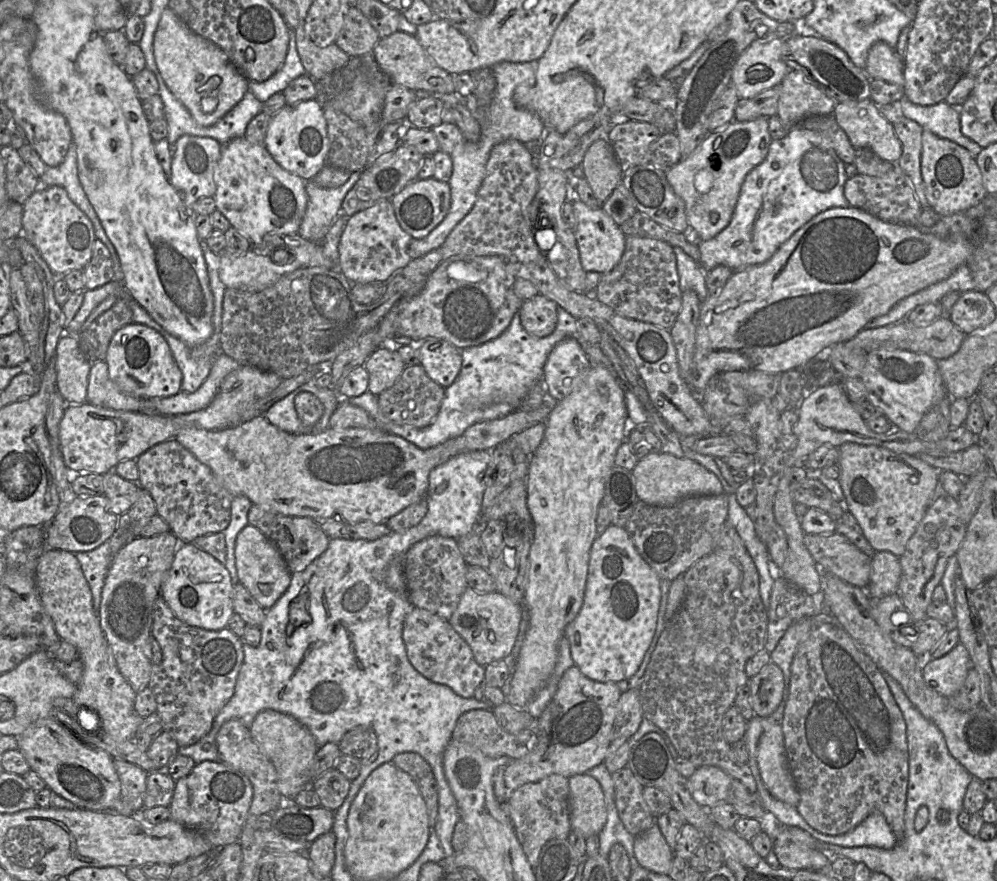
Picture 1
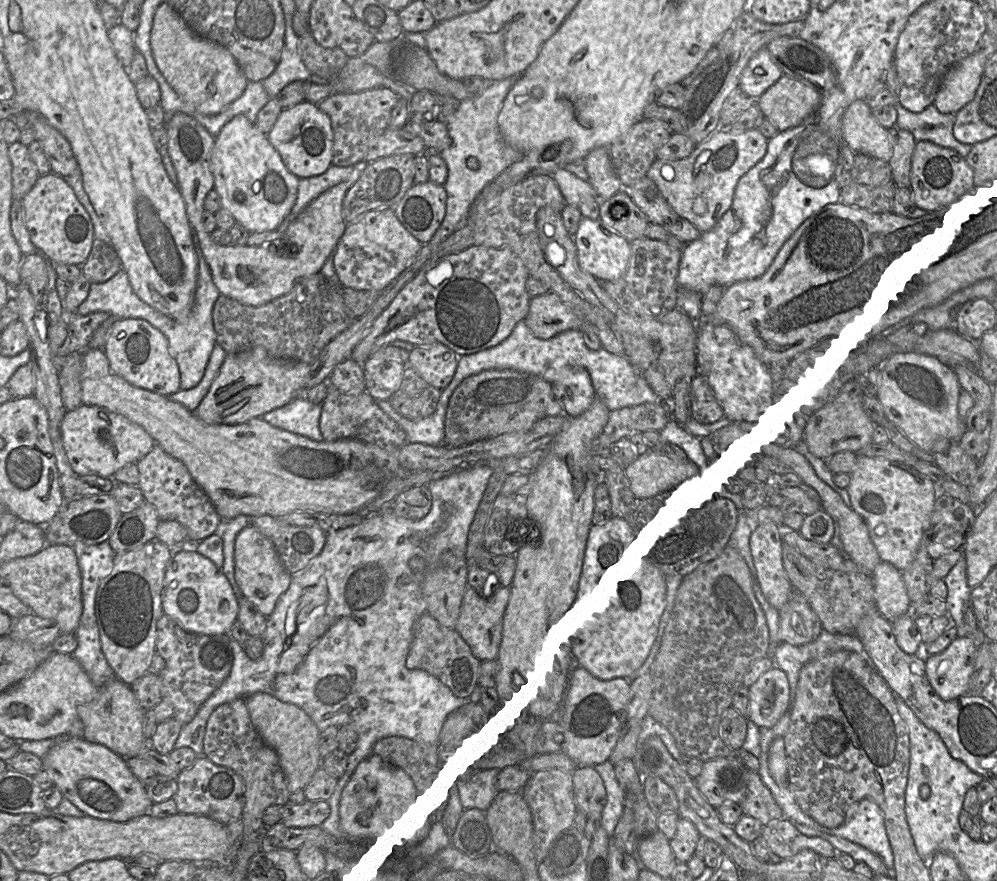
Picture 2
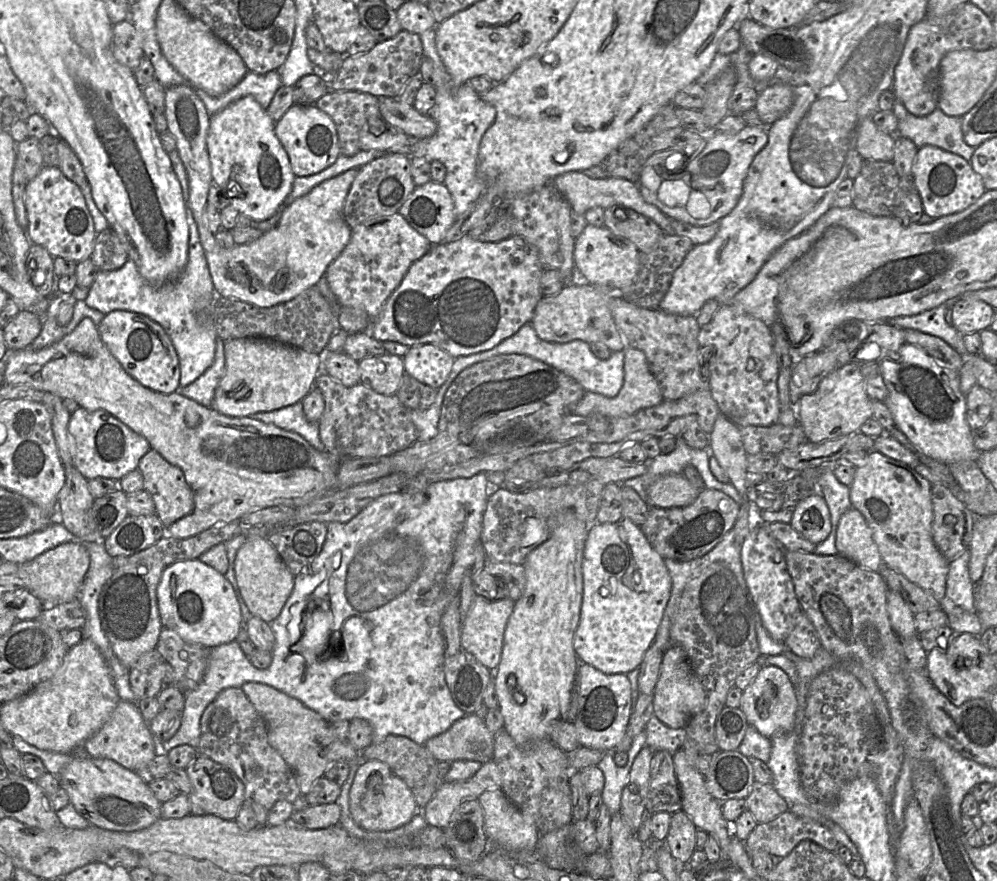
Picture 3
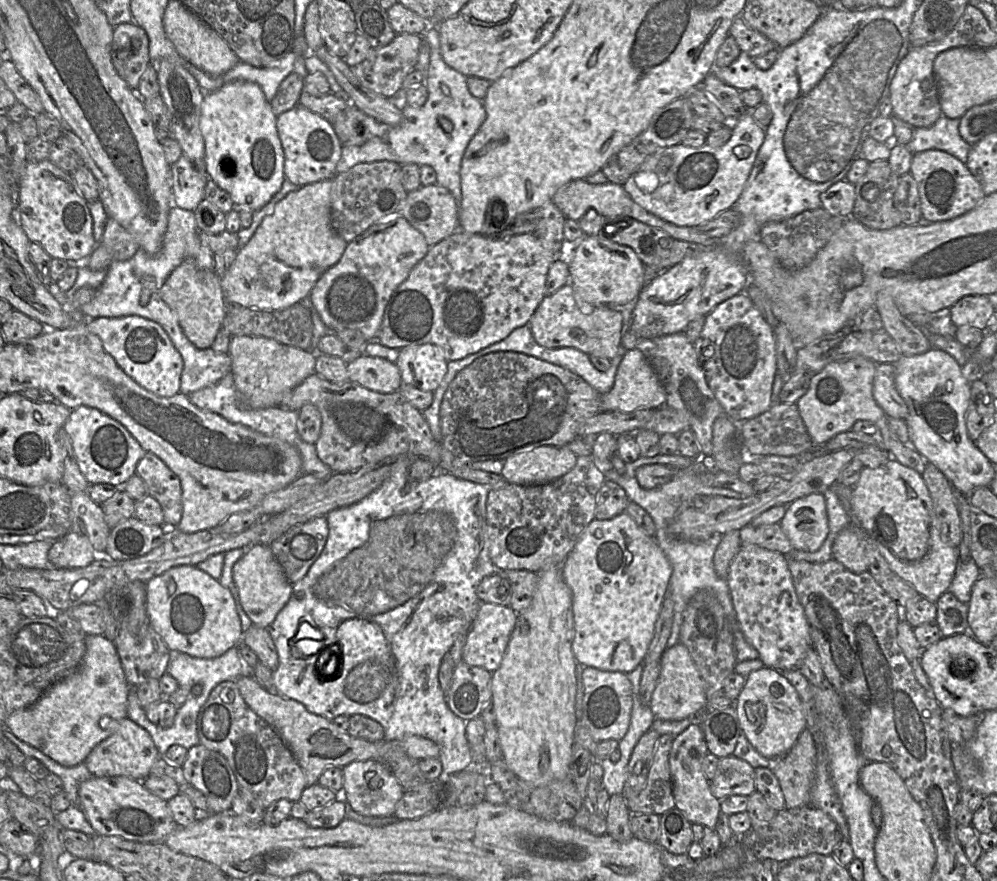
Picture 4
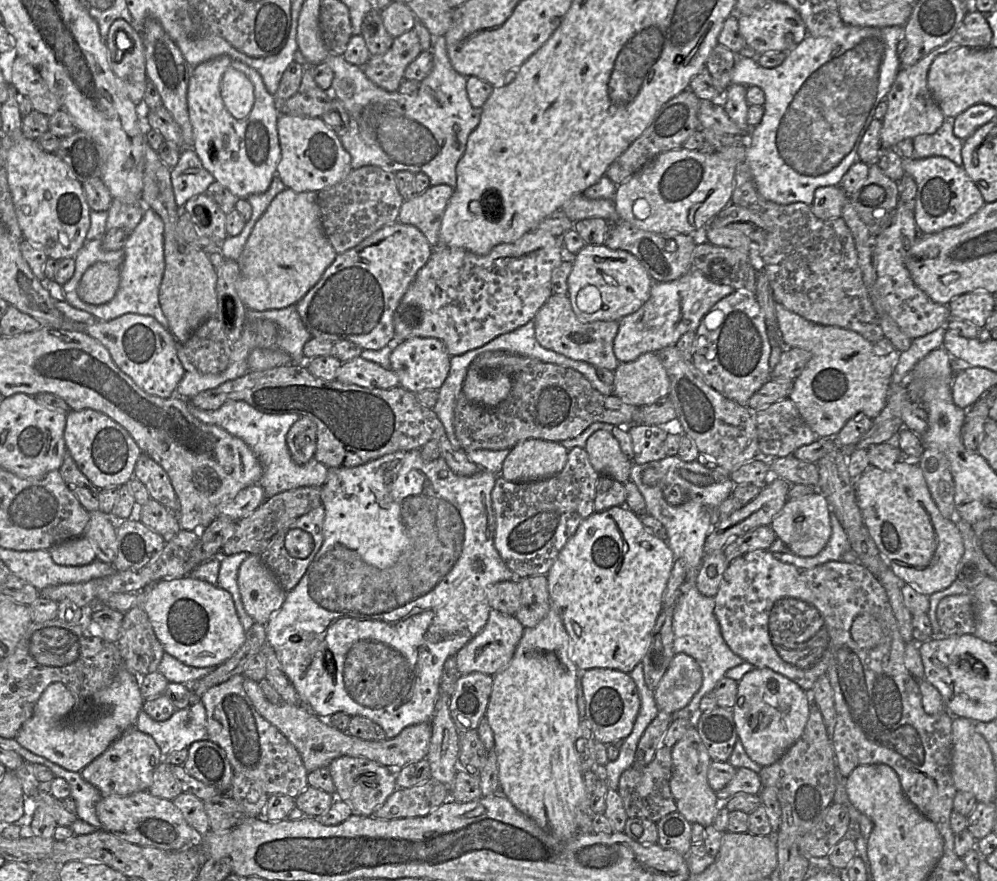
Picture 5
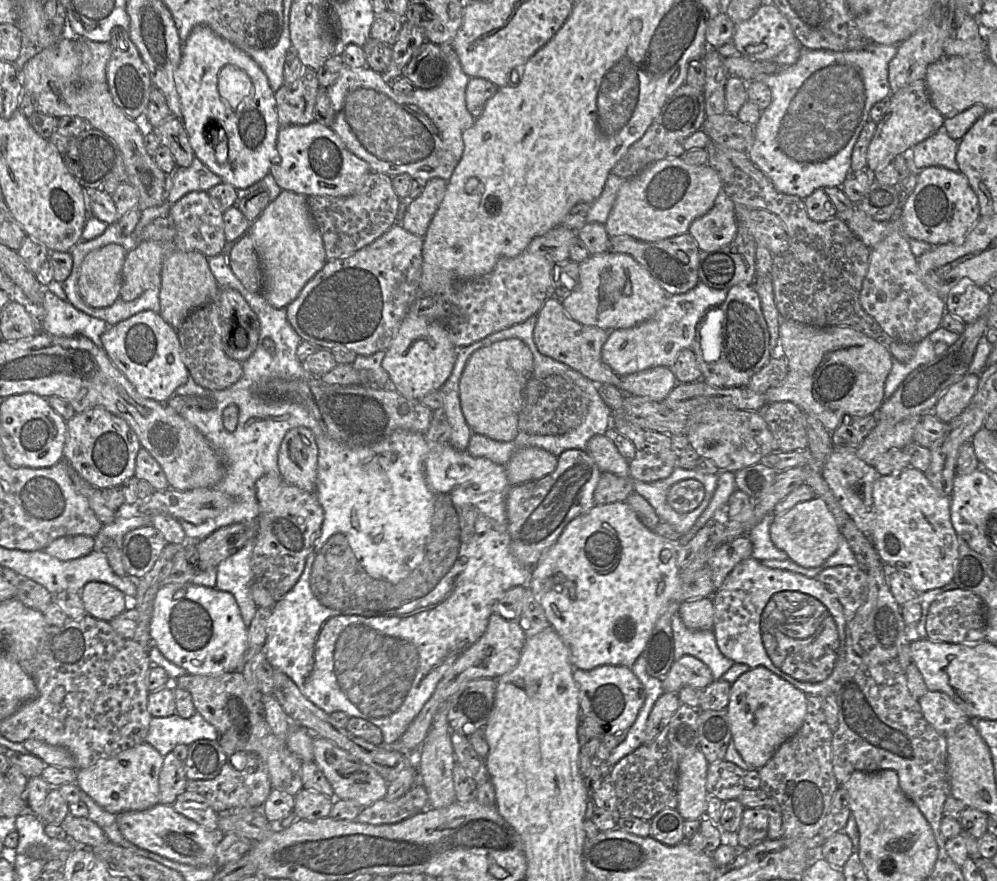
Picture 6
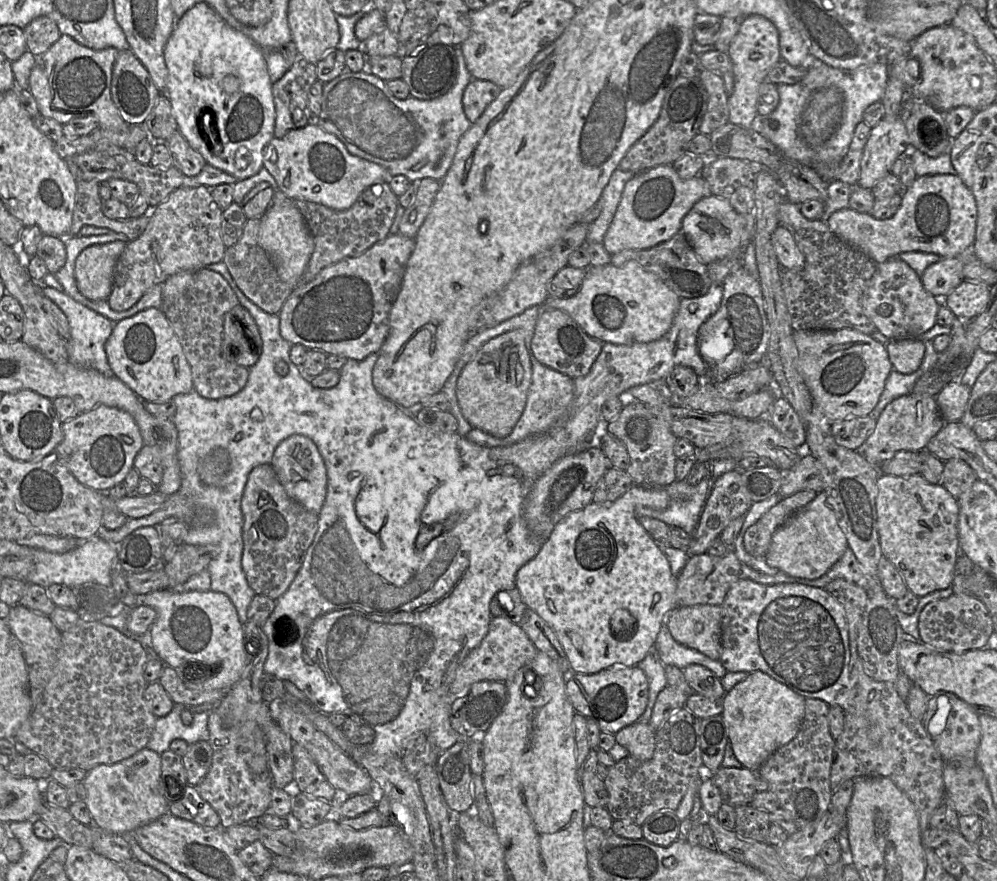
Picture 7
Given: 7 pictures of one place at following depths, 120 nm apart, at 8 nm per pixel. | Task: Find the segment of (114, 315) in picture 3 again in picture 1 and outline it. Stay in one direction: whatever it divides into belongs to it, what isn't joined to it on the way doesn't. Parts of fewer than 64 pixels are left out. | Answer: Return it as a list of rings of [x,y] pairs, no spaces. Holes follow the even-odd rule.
[[[130,323],[112,337],[105,359],[110,379],[122,392],[137,398],[164,398],[181,391],[182,372],[169,344],[155,329],[140,323]]]

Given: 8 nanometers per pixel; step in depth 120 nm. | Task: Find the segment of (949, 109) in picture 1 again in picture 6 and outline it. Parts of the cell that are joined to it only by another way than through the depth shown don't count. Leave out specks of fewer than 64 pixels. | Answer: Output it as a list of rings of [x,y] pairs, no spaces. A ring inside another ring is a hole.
[[[944,125],[931,137],[912,149],[912,167],[920,171],[927,167],[943,167],[959,172],[956,154],[959,141],[949,137]]]

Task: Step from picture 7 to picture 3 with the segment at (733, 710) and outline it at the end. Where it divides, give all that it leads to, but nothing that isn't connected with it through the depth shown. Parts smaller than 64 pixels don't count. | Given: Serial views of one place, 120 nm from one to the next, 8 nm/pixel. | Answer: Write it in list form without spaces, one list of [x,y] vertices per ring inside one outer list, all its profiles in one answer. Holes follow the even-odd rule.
[[[764,665],[754,680],[743,690],[740,709],[750,726],[767,738],[790,732],[794,728],[798,702],[794,685],[779,667]]]

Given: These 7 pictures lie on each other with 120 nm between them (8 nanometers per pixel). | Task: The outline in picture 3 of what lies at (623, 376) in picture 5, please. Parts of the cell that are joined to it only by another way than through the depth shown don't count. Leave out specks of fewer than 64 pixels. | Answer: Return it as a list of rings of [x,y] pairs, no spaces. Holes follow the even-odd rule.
[[[626,348],[624,357],[624,381],[619,393],[612,398],[595,392],[585,392],[584,396],[568,408],[569,414],[589,416],[594,413],[605,417],[623,417],[656,406],[664,401],[660,386],[650,371],[647,358],[642,350]]]

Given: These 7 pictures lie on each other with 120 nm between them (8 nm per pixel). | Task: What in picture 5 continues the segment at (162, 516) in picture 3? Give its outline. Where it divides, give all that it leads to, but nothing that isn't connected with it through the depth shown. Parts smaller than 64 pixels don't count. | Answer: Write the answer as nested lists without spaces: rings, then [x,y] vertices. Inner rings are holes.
[[[142,454],[135,466],[134,478],[142,482],[151,499],[164,505],[178,516],[180,502],[167,472],[152,458]]]

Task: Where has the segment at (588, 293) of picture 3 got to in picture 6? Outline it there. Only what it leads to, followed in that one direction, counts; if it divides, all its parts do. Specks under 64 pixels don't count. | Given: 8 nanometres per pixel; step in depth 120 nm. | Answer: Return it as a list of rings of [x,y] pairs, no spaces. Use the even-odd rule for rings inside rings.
[[[555,296],[543,304],[536,316],[533,340],[540,353],[568,365],[596,384],[611,384],[618,389],[621,388],[622,377],[617,375],[601,356],[602,346],[609,336],[609,330],[583,325],[571,319],[565,312],[561,300]]]

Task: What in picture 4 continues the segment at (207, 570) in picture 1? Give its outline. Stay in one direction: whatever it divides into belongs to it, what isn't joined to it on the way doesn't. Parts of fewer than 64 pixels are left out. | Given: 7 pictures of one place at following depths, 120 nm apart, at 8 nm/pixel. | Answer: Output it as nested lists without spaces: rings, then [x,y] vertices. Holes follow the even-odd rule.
[[[197,566],[170,568],[146,583],[147,616],[171,651],[215,658],[238,646],[244,632],[230,590]]]

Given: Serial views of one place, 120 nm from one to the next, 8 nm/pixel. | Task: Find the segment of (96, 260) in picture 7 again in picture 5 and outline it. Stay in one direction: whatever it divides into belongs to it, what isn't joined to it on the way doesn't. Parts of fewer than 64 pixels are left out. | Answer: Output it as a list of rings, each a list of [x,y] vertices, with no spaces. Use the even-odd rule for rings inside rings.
[[[105,262],[90,266],[81,277],[77,286],[78,297],[85,303],[102,305],[116,294],[120,283],[120,267]]]

